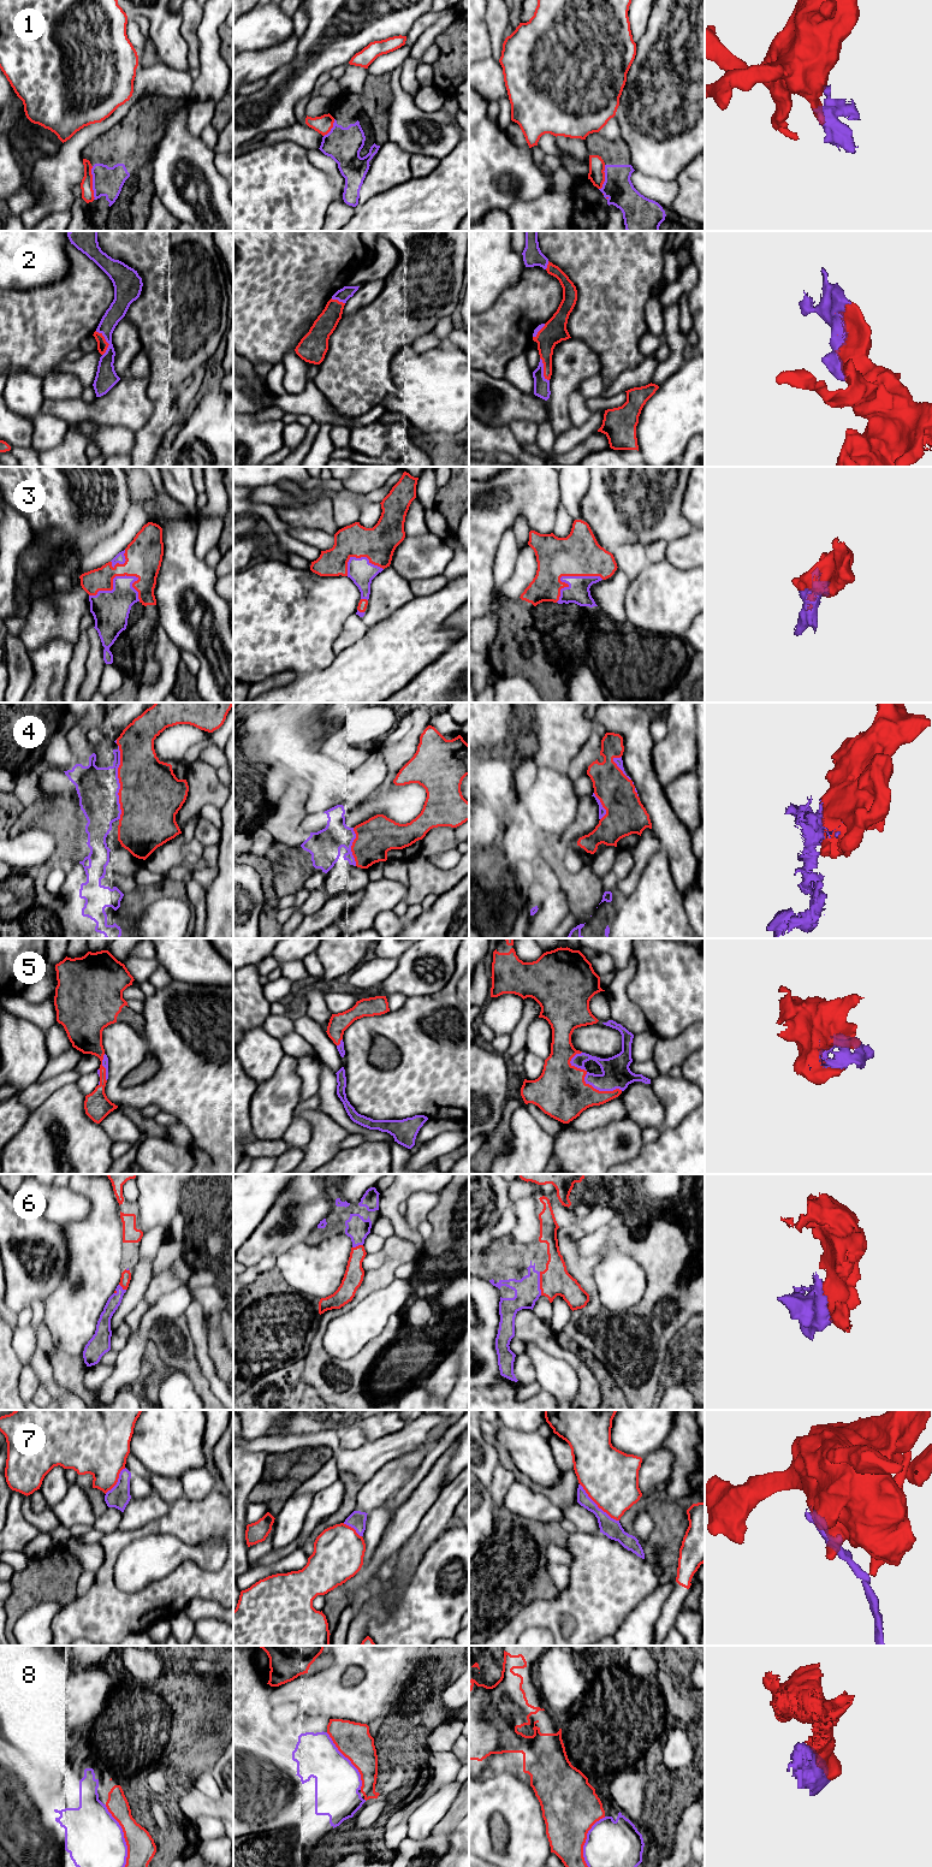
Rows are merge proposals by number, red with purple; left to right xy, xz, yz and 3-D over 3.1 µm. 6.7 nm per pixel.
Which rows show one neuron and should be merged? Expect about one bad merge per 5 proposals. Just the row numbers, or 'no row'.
2, 3, 4, 5, 6

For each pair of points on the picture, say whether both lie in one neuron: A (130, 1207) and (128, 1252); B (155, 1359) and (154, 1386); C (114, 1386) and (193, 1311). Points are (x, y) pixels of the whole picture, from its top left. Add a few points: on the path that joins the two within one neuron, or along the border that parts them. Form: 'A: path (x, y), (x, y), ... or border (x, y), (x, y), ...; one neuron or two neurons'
A: path (130, 1218), (130, 1242); one neuron
B: path (155, 1365), (154, 1380); one neuron
C: border (194, 1299), (183, 1315); two neurons

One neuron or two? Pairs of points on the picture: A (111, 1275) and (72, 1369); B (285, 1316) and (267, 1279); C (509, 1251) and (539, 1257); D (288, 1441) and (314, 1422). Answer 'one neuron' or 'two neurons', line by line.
A: one neuron
B: one neuron
C: one neuron
D: two neurons

